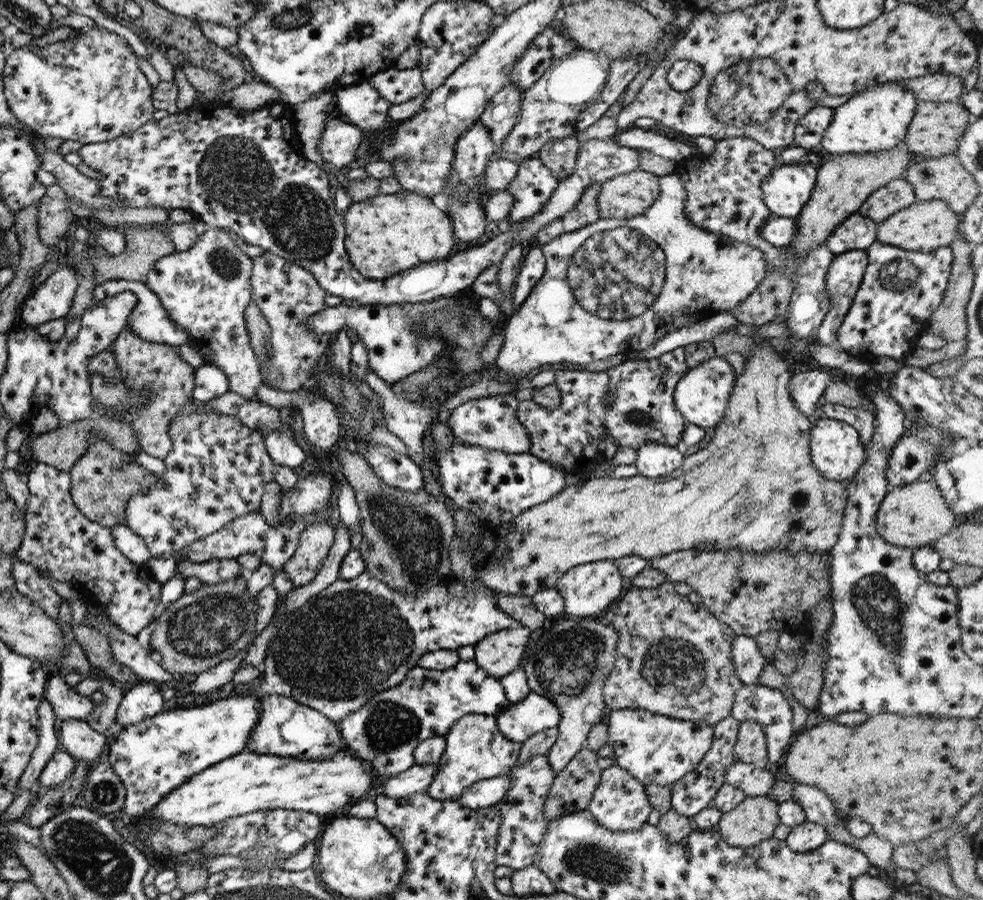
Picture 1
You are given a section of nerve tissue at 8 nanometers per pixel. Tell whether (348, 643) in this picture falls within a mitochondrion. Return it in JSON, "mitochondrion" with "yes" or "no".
{"mitochondrion":"yes"}

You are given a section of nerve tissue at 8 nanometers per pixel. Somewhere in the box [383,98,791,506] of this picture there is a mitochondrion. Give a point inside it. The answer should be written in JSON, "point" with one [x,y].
{"point":[614,274]}

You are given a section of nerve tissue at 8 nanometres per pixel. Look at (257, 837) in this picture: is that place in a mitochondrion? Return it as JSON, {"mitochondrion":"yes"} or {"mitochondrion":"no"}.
{"mitochondrion":"yes"}

